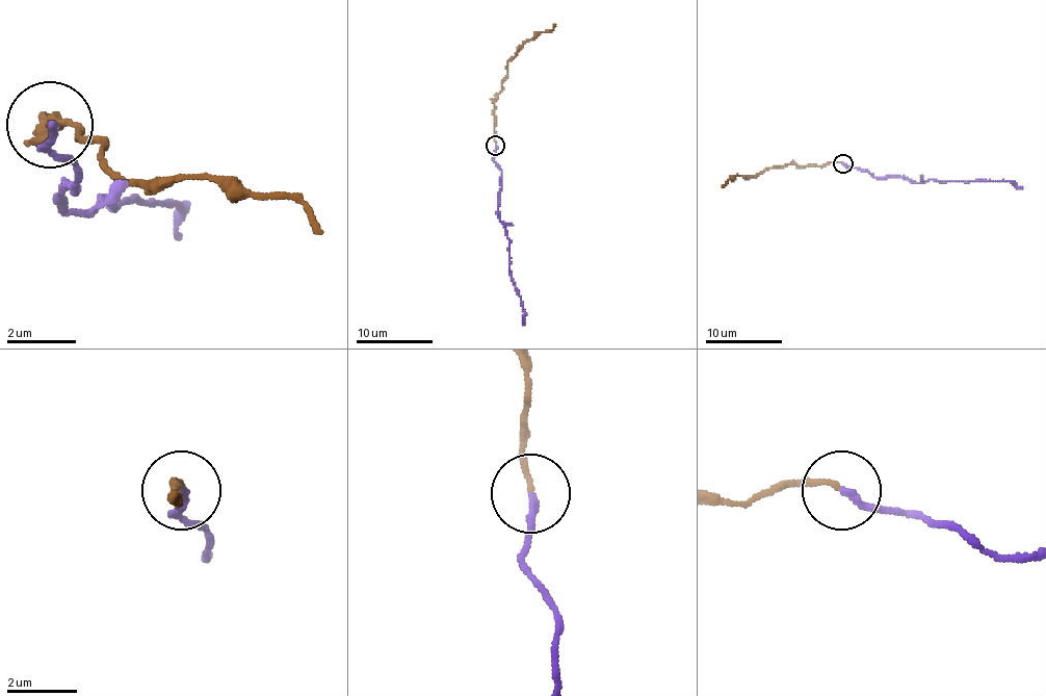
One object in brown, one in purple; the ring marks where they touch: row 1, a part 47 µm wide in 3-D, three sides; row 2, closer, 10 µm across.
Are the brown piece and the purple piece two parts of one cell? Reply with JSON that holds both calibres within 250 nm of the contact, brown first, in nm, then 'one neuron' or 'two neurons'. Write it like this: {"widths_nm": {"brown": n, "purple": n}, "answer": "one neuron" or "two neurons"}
{"widths_nm": {"brown": 130, "purple": 190}, "answer": "one neuron"}

